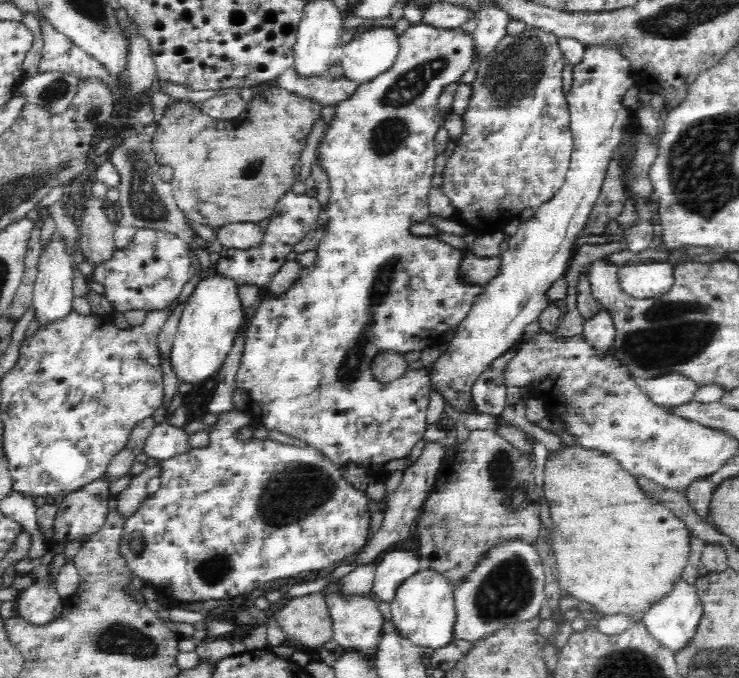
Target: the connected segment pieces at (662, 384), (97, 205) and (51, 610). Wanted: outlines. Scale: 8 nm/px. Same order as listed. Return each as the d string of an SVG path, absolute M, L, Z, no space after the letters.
M680 373L646 379L648 398L661 407L680 406L693 399L697 391L696 381Z
M89 197L84 202L83 218L81 222L78 222L81 226L78 229L78 246L80 252L84 255L86 262L89 262L93 267L108 262L117 251L113 239L113 232L115 231L116 224L113 222L109 210L105 208L104 205L104 199Z
M52 578L34 579L34 584L17 592L17 616L36 626L54 620L62 612L62 598Z

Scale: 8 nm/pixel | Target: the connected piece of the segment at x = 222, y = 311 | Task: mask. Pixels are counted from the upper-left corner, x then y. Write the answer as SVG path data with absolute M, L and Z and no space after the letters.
M216 273L200 280L186 299L169 357L171 368L180 382L198 384L214 377L222 368L244 320L245 309L238 296L238 288L232 277Z

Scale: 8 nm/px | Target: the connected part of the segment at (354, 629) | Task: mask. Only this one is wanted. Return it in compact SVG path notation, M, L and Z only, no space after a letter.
M330 592L325 599L333 622L333 639L345 651L360 652L360 655L376 662L379 654L378 648L382 640L385 618L378 611L376 603L366 596L350 596L342 598Z

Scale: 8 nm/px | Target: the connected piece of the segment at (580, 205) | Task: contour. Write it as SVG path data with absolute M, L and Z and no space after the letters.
M604 43L587 45L584 49L582 60L573 65L571 87L565 93L569 112L569 129L573 138L573 152L571 162L566 174L564 186L548 202L536 208L536 214L527 222L520 224L520 228L505 243L500 257L500 266L496 276L482 287L480 296L472 301L468 314L456 327L454 338L447 344L446 354L439 358L430 367L430 383L432 389L436 387L445 402L461 412L465 410L471 400L471 388L476 379L490 366L494 359L500 358L523 338L524 330L528 324L538 319L548 302L546 292L550 290L560 278L566 275L570 261L576 250L575 241L580 232L584 230L586 222L593 210L593 204L601 194L608 166L616 145L621 141L623 128L633 118L632 108L622 103L622 98L627 90L635 86L637 77L630 68L630 59L624 55L622 47L618 45L604 45Z

